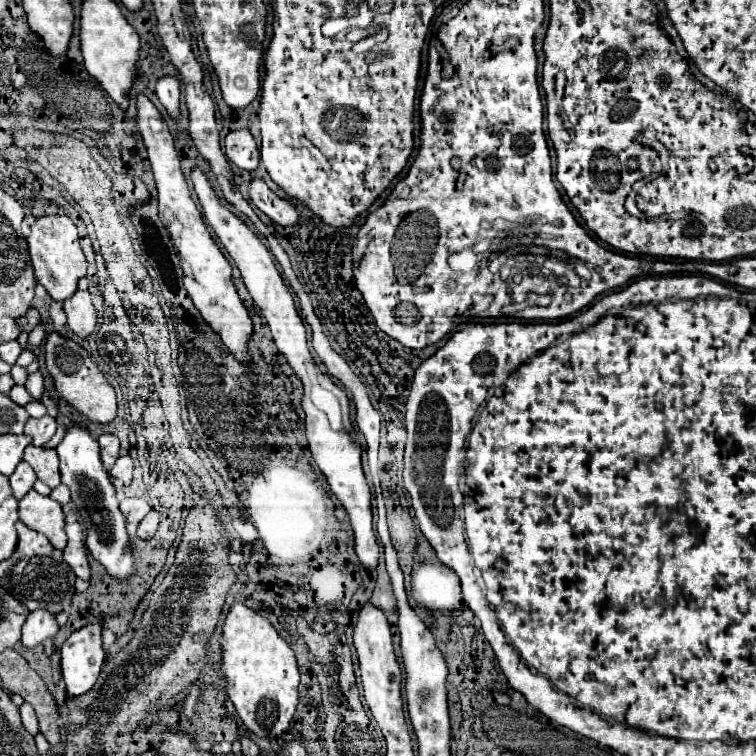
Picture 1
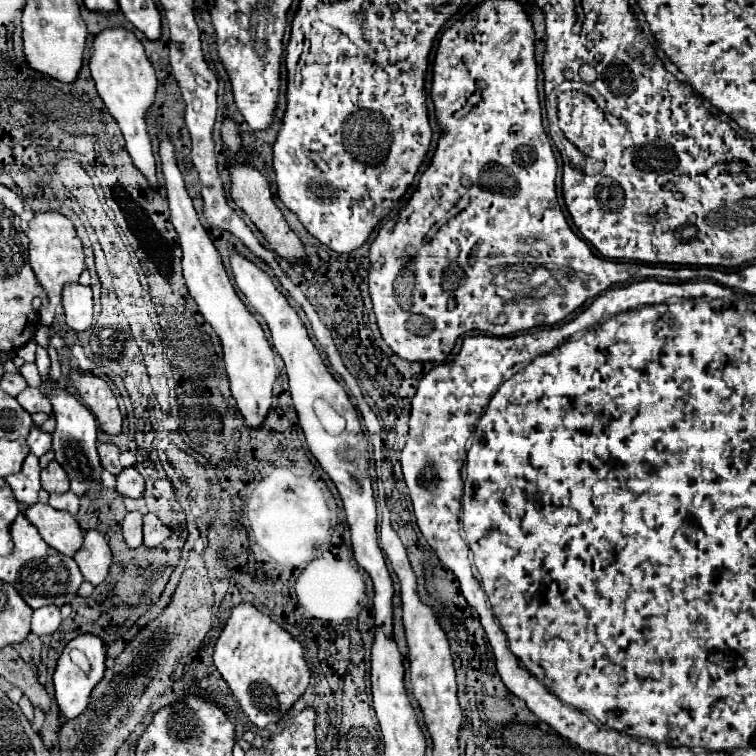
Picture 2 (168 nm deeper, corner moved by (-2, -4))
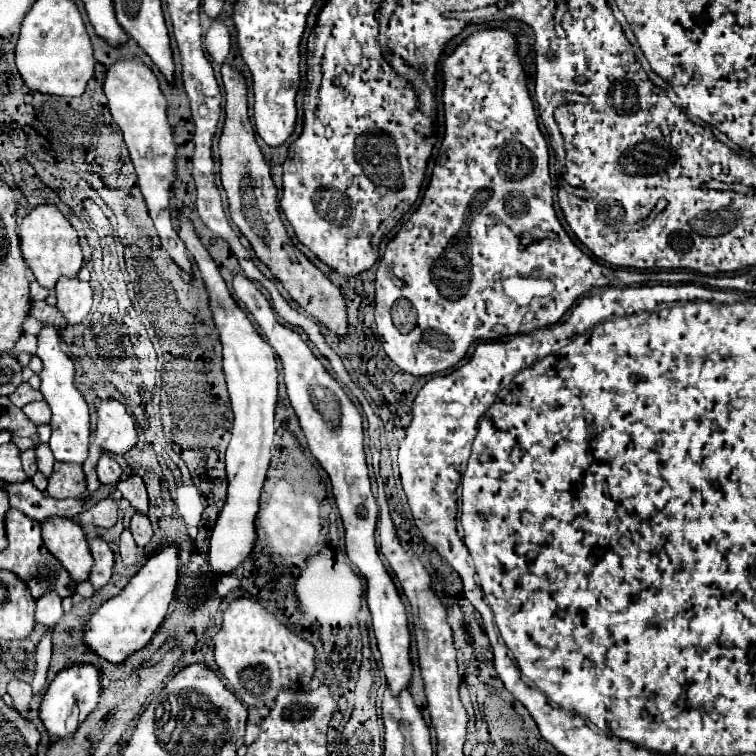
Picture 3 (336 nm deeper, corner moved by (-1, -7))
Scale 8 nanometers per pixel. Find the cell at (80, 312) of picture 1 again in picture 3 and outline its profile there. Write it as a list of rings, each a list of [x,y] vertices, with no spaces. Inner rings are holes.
[[[60,277],[56,283],[56,307],[62,311],[68,323],[80,323],[92,307],[92,289],[88,281],[80,281],[78,277]]]

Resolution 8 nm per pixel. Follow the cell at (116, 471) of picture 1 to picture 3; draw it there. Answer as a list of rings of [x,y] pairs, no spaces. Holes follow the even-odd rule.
[[[130,475],[128,479],[120,481],[118,491],[122,493],[124,499],[130,501],[134,509],[138,509],[138,513],[148,513],[148,495],[146,495],[146,487],[140,475]]]

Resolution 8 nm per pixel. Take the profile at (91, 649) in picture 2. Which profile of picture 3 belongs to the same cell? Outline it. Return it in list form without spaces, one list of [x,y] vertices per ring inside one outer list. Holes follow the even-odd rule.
[[[72,665],[62,669],[56,679],[50,683],[48,691],[44,693],[42,705],[40,705],[40,719],[48,731],[50,737],[70,737],[76,727],[94,711],[94,707],[98,705],[102,693],[102,685],[100,685],[100,673],[92,667],[92,665]],[[70,721],[76,721],[76,725],[70,725]]]

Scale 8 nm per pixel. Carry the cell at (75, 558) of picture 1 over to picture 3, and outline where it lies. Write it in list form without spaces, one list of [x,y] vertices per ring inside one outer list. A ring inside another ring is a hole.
[[[100,537],[90,539],[88,543],[90,543],[92,557],[94,557],[90,583],[94,585],[94,589],[100,589],[100,587],[104,587],[110,581],[112,567],[114,567],[114,553],[112,553],[110,545],[104,539],[100,539]]]

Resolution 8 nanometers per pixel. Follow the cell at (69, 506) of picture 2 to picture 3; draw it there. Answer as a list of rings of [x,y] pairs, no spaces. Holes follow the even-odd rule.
[[[106,497],[102,501],[98,501],[96,505],[88,507],[86,511],[82,511],[82,515],[78,515],[78,523],[80,525],[96,525],[96,527],[112,527],[116,523],[116,501],[112,497]]]

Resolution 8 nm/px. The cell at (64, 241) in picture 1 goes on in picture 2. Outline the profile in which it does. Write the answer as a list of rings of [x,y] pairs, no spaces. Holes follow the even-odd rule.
[[[43,212],[35,214],[35,218],[29,222],[29,262],[31,268],[39,280],[39,284],[47,290],[49,303],[39,310],[40,323],[50,326],[55,318],[57,306],[61,304],[61,292],[65,284],[77,284],[81,272],[85,270],[85,256],[81,248],[81,240],[77,238],[77,232],[71,224],[71,220],[59,212]]]

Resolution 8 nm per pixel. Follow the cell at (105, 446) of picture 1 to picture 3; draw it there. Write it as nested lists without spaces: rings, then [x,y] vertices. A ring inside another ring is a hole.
[[[102,453],[98,467],[96,467],[96,475],[102,485],[116,485],[122,479],[122,469],[110,453]]]

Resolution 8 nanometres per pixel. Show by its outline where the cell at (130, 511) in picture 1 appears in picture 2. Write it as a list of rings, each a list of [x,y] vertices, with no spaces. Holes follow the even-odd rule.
[[[129,512],[125,516],[123,538],[131,548],[137,548],[143,544],[143,514],[141,512]]]

